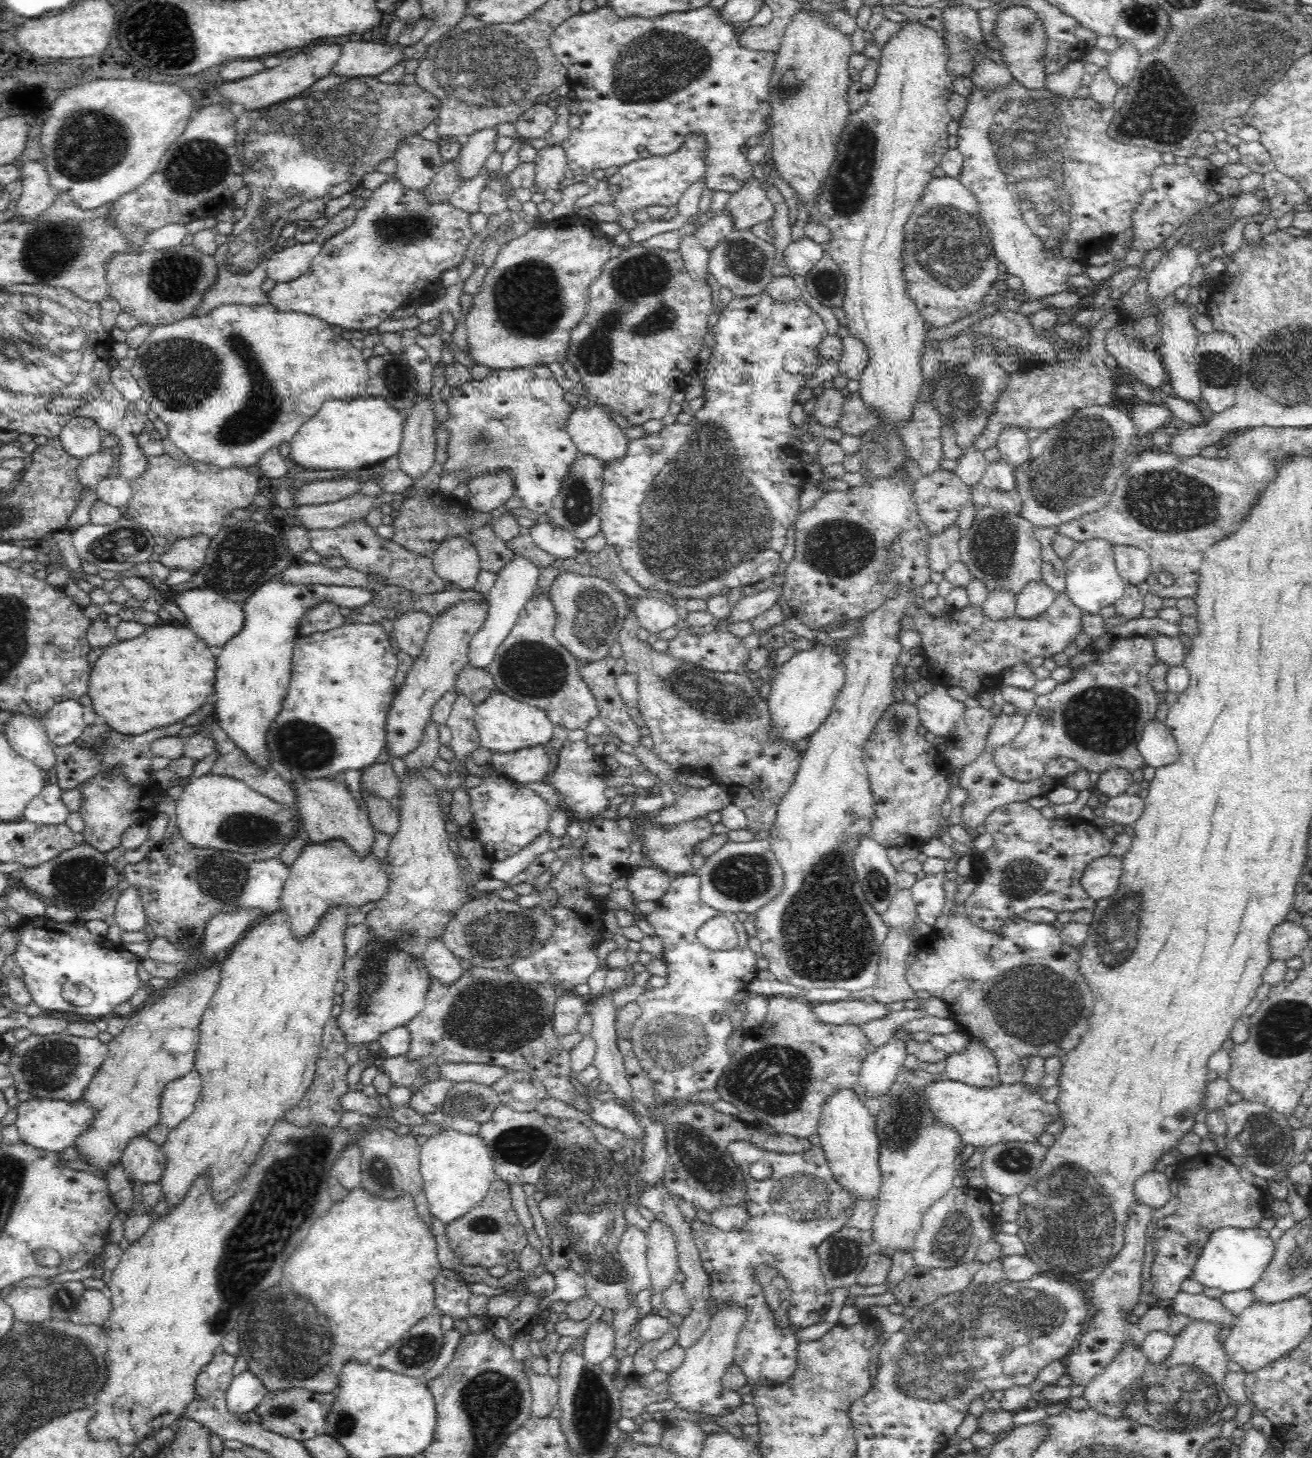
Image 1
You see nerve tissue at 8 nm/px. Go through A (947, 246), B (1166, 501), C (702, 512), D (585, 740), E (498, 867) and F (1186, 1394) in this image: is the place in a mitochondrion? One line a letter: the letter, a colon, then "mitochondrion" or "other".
A: mitochondrion
B: mitochondrion
C: mitochondrion
D: other
E: other
F: mitochondrion

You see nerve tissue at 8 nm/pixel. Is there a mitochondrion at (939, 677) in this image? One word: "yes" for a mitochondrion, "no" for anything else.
no

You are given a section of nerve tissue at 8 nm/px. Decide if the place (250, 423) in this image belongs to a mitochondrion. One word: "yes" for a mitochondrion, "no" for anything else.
yes

